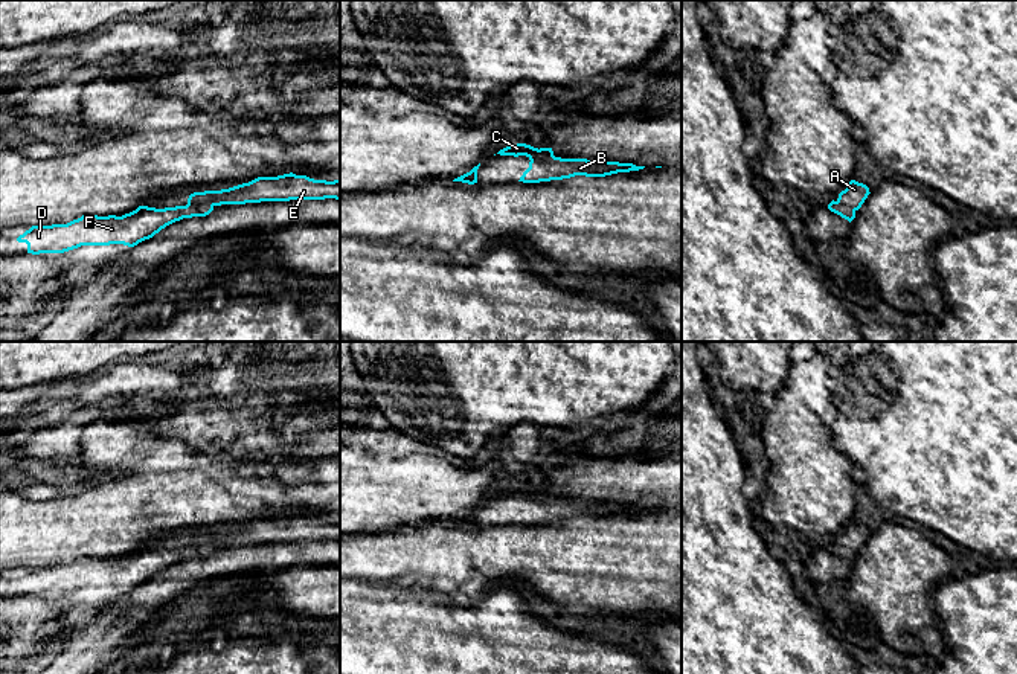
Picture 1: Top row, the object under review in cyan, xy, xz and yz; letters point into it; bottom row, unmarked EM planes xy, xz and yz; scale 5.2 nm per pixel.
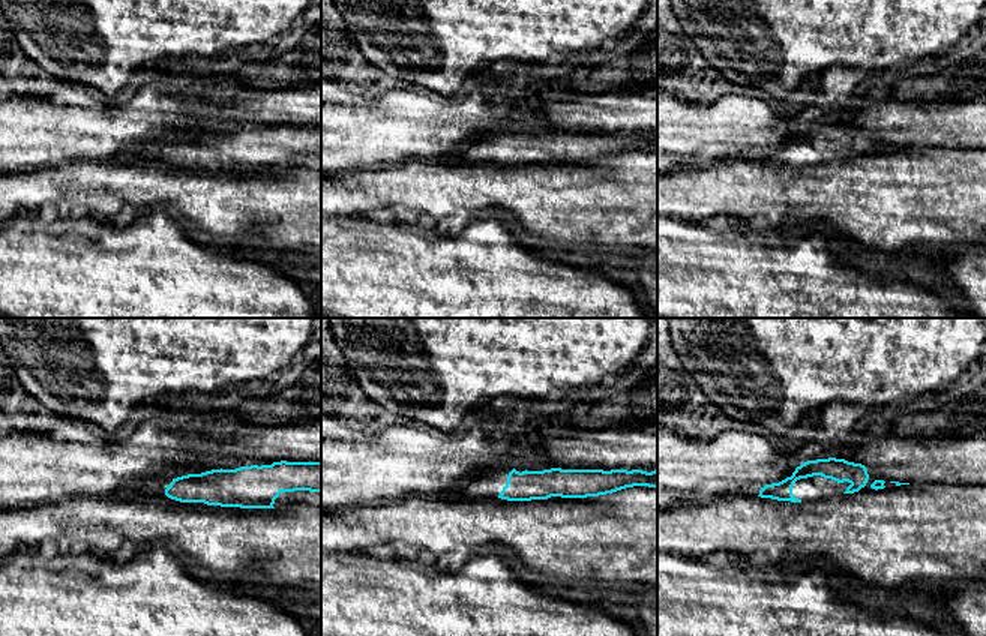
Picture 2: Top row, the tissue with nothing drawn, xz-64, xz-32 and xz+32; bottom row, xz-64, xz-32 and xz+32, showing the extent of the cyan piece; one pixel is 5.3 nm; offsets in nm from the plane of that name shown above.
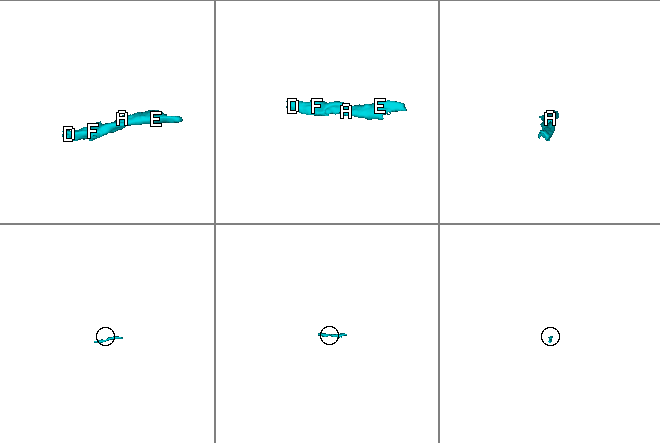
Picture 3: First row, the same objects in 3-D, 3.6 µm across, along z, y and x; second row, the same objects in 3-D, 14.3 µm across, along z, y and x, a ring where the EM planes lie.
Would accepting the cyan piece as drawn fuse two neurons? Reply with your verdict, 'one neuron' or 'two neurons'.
one neuron

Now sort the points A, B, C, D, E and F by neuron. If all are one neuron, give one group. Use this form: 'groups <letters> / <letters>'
groups A B C D E F

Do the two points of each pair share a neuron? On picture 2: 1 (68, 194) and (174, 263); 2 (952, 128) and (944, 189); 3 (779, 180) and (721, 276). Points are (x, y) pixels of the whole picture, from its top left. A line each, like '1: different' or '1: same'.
1: different
2: different
3: different

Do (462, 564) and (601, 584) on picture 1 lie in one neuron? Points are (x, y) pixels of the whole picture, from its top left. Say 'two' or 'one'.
one

